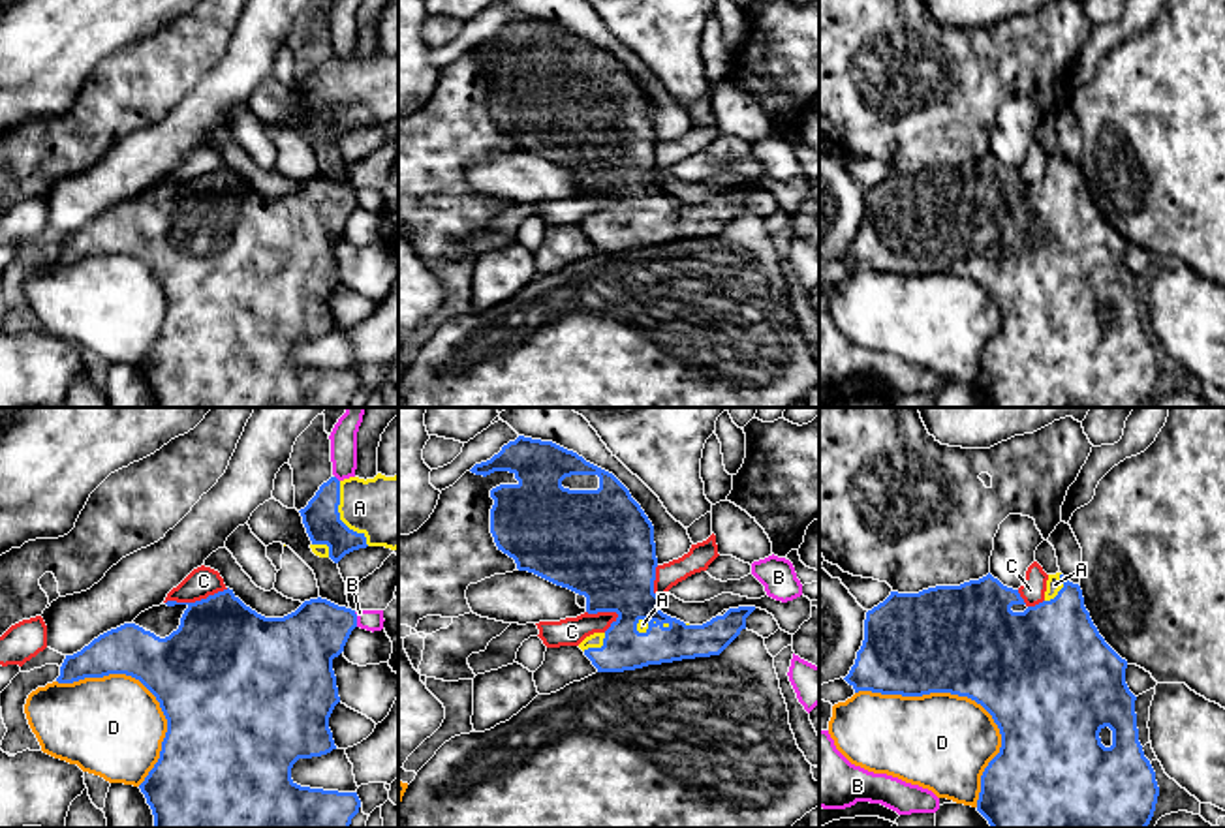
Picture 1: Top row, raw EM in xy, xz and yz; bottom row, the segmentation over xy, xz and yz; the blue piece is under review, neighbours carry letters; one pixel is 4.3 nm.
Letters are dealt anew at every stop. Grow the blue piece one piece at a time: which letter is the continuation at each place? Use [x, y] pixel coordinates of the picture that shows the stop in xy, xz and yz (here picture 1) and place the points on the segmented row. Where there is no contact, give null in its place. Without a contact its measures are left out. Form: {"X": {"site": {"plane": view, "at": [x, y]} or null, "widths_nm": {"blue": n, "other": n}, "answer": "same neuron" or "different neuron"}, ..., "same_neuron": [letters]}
{"A": {"site": {"plane": "xy", "at": [339, 517]}, "widths_nm": {"blue": 160, "other": 300}, "answer": "same neuron"}, "B": {"site": {"plane": "xy", "at": [356, 620]}, "widths_nm": {"blue": 280, "other": 100}, "answer": "different neuron"}, "C": {"site": {"plane": "xy", "at": [196, 601]}, "widths_nm": {"blue": 440, "other": 130}, "answer": "different neuron"}, "D": {"site": {"plane": "yz", "at": [968, 697]}, "widths_nm": {"blue": 480, "other": 420}, "answer": "different neuron"}, "same_neuron": ["A"]}

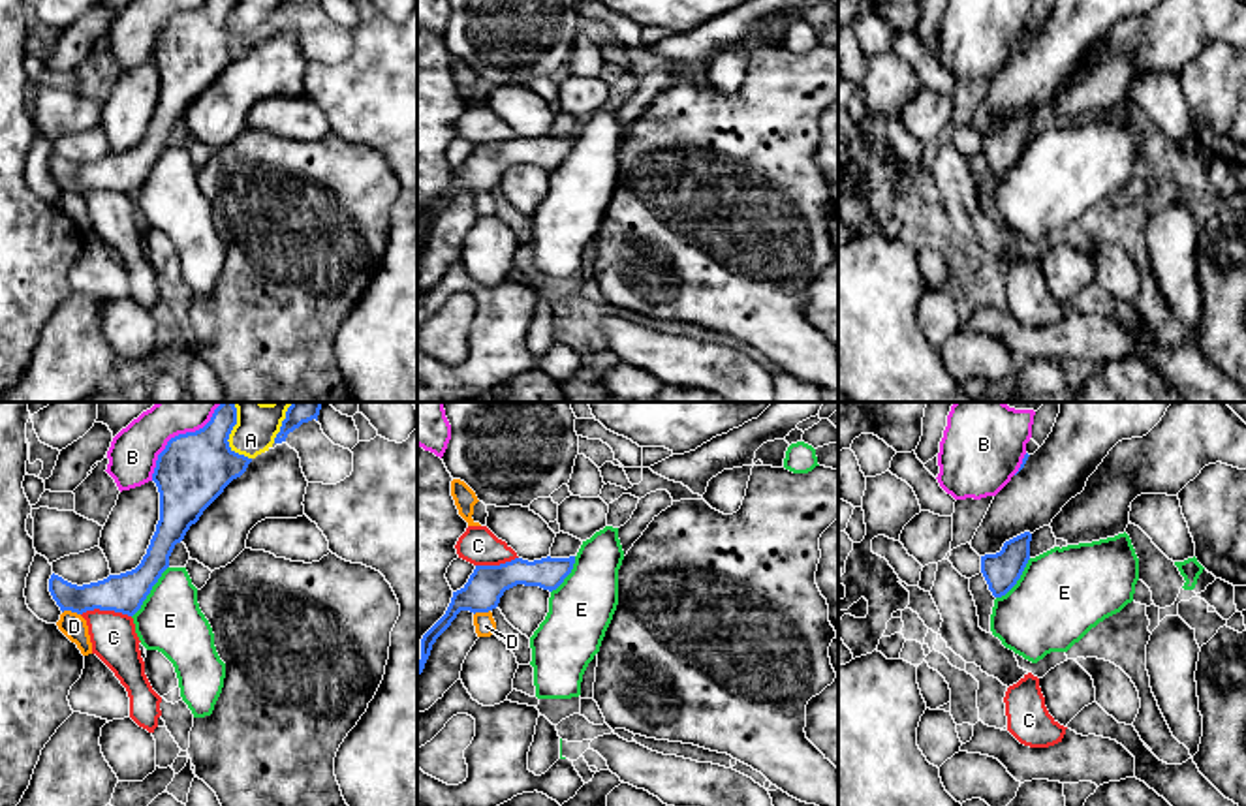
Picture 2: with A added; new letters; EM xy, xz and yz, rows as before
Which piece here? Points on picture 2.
{"A": {"site": {"plane": "xy", "at": [230, 433]}, "widths_nm": {"blue": 320, "other": 180}, "answer": "different neuron"}, "B": {"site": {"plane": "xy", "at": [179, 434]}, "widths_nm": {"blue": 320, "other": 240}, "answer": "different neuron"}, "C": {"site": {"plane": "xy", "at": [106, 609]}, "widths_nm": {"blue": 170, "other": 200}, "answer": "different neuron"}, "D": {"site": {"plane": "xy", "at": [72, 611]}, "widths_nm": {"blue": 170, "other": 110}, "answer": "different neuron"}, "E": {"site": {"plane": "xy", "at": [149, 592]}, "widths_nm": {"blue": 170, "other": 280}, "answer": "different neuron"}, "same_neuron": []}

